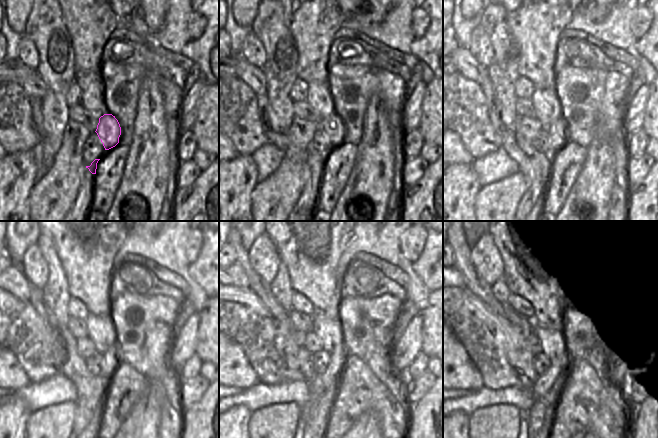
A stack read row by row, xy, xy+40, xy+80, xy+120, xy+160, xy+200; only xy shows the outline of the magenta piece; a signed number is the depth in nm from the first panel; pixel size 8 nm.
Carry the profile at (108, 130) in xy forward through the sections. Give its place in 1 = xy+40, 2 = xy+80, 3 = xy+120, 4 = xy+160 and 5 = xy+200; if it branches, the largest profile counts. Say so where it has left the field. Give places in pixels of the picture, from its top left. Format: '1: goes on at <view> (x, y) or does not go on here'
1: goes on at xy+40 (332, 126)
2: goes on at xy+80 (557, 131)
3: goes on at xy+120 (111, 358)
4: goes on at xy+160 (318, 385)
5: goes on at xy+200 (545, 381)

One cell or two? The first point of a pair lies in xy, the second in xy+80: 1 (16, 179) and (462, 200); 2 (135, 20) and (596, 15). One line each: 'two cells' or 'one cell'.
1: one cell
2: one cell

